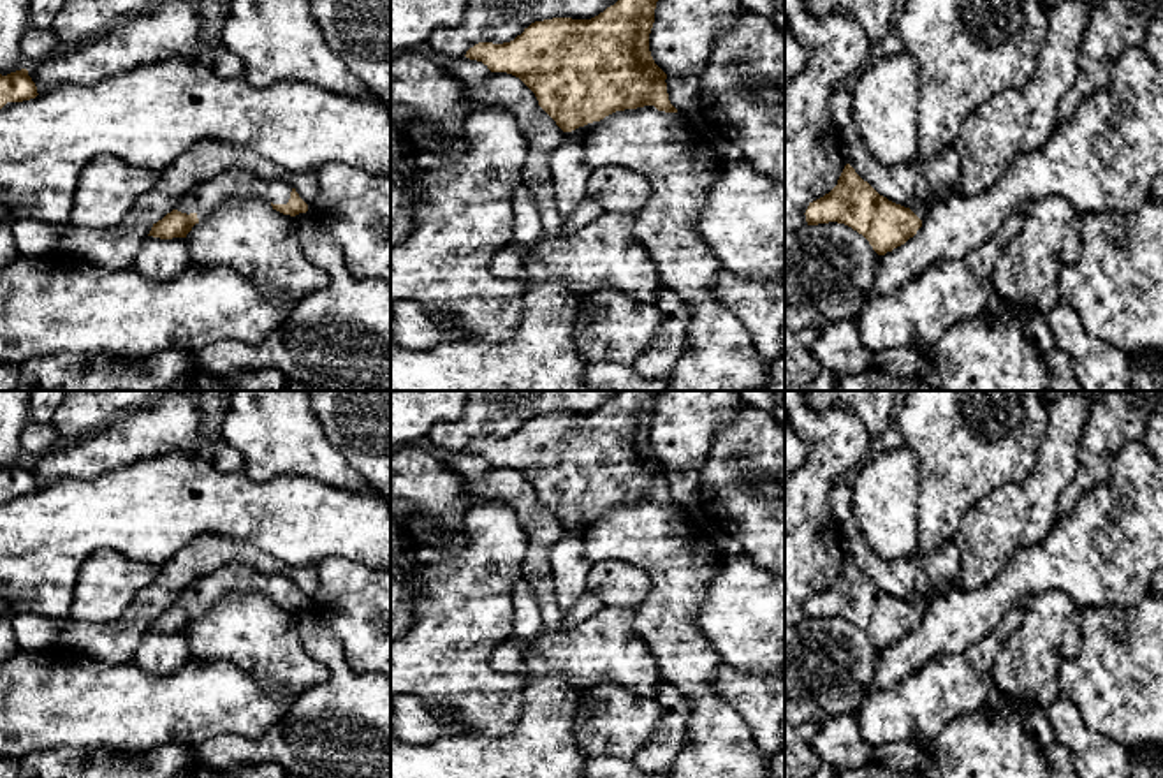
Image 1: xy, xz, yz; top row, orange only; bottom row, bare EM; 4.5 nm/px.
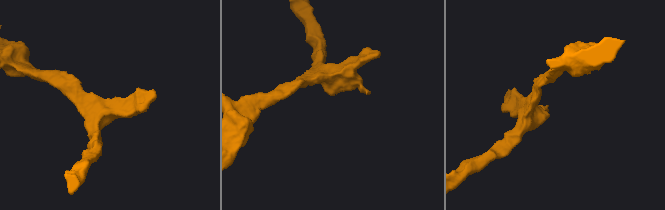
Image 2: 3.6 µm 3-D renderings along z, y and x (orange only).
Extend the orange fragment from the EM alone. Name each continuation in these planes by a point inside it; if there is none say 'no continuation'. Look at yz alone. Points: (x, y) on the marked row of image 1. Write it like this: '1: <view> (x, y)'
1: yz (921, 210)

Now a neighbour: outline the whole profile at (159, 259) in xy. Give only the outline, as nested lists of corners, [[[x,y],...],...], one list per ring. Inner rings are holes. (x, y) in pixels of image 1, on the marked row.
[[[148,236],[135,255],[134,268],[153,282],[176,280],[190,264],[187,238]]]

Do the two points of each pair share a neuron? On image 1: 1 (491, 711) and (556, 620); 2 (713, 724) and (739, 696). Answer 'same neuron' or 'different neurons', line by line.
1: different neurons
2: different neurons

